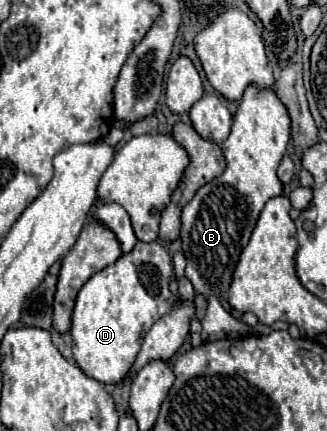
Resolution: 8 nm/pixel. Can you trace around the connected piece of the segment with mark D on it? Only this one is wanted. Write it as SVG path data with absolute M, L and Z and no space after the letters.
M138 242L136 248L122 258L118 258L112 266L94 274L78 292L76 306L72 312L72 356L78 368L88 376L102 384L116 384L120 382L128 370L132 368L134 360L132 354L140 352L142 338L150 330L150 326L170 312L174 304L174 294L168 290L168 282L174 278L172 262L168 252L162 248L160 242Z

